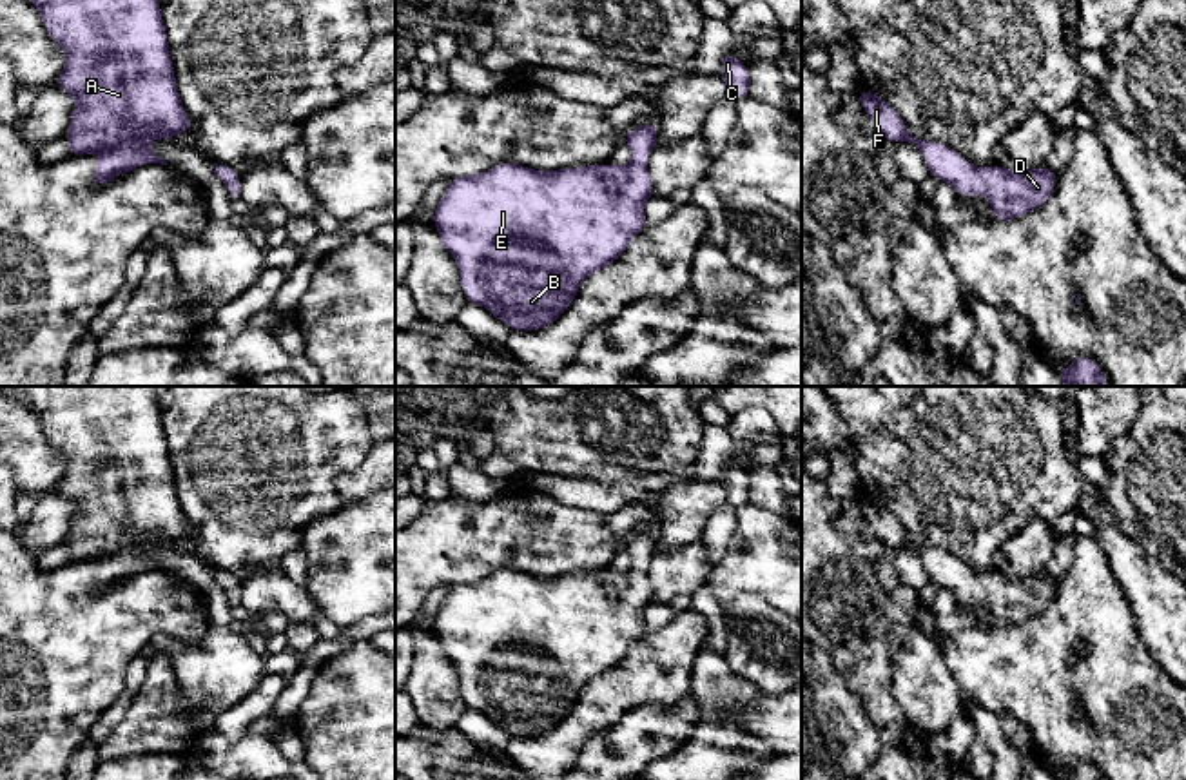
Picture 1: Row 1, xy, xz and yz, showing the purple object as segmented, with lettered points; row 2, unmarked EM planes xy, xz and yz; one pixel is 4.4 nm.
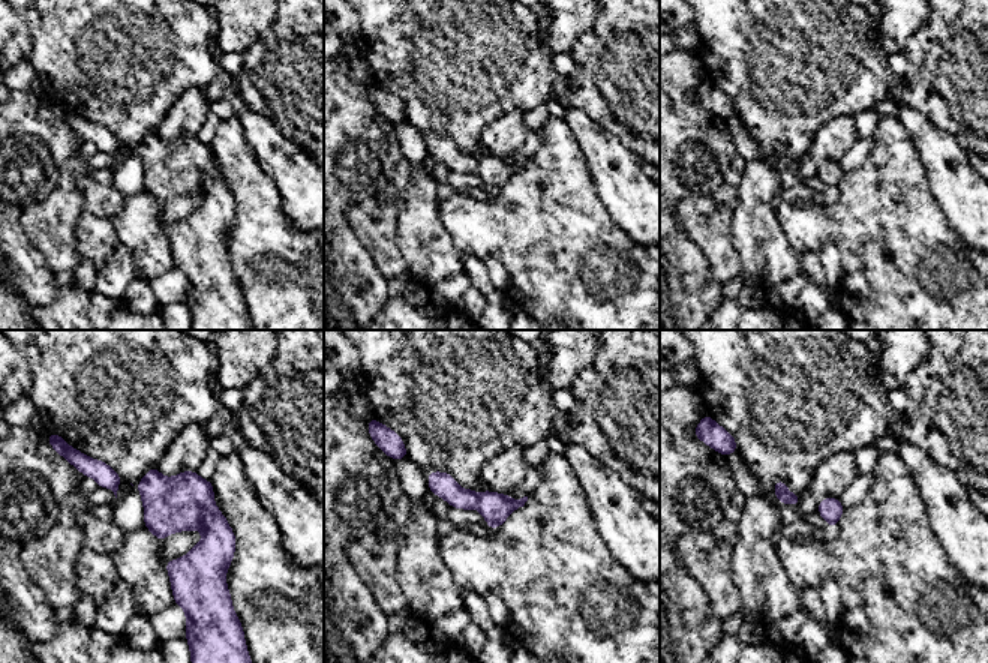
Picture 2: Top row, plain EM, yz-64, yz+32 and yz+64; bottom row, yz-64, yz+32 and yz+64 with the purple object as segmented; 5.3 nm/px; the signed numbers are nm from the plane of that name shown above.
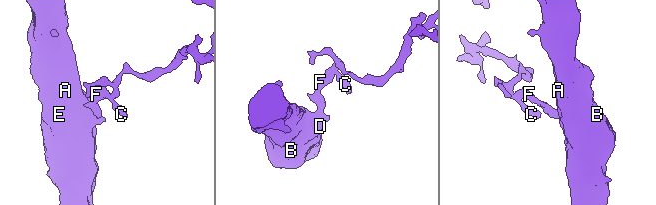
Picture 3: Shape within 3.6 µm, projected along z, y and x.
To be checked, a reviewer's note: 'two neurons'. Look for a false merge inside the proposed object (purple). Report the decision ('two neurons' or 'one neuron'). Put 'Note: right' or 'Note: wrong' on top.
Note: wrong
one neuron

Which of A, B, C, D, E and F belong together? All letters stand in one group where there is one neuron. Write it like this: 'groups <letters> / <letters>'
groups A B C D E F

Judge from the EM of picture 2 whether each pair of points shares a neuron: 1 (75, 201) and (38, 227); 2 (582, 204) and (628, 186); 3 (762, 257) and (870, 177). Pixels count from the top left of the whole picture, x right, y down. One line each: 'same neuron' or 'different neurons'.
1: same neuron
2: different neurons
3: different neurons

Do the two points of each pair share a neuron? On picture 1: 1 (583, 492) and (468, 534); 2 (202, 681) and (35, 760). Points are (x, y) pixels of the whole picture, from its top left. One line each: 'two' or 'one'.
1: two
2: two

